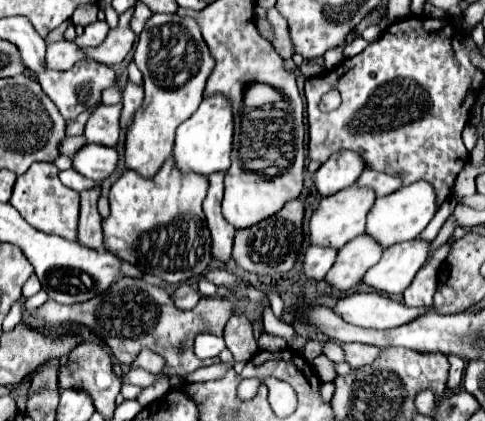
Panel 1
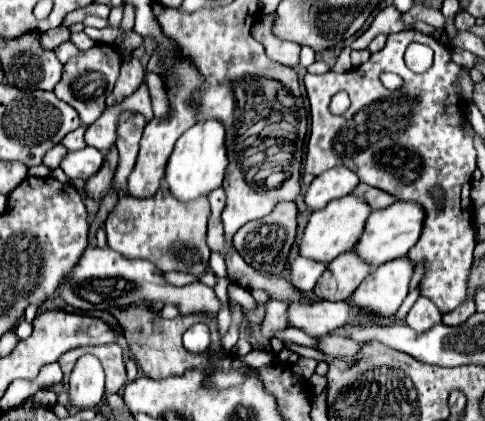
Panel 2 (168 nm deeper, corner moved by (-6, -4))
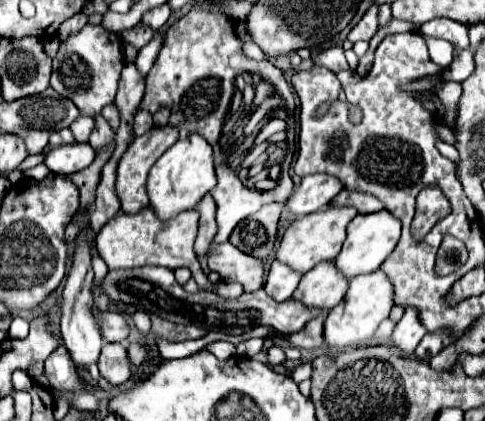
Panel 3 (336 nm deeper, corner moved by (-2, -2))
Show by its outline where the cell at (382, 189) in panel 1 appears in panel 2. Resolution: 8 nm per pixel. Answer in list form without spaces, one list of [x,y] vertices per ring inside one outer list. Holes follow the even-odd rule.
[[[367,184],[355,186],[351,194],[365,200],[371,206],[371,210],[381,210],[381,208],[387,208],[395,202],[395,198],[387,196],[387,192],[379,192],[379,188],[369,188]]]

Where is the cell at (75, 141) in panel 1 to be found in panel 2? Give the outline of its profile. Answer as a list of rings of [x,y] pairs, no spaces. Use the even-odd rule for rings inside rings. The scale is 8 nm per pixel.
[[[57,144],[53,150],[49,150],[47,154],[45,154],[45,158],[43,158],[43,164],[47,166],[47,168],[57,168],[59,164],[61,164],[61,160],[63,160],[63,156],[67,154],[67,150],[61,146],[61,144]]]

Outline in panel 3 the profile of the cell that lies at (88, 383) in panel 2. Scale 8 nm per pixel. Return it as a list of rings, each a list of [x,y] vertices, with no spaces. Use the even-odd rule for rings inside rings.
[[[85,242],[79,244],[75,250],[73,266],[67,274],[67,284],[63,290],[63,304],[61,304],[61,338],[65,348],[69,350],[71,360],[75,362],[77,370],[87,370],[89,364],[99,360],[99,352],[103,346],[103,338],[99,332],[99,326],[95,326],[95,306],[93,306],[93,268],[91,268],[91,250]]]

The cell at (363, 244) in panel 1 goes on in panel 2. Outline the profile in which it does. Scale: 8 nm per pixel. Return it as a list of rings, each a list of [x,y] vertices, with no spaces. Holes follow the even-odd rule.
[[[345,252],[343,256],[335,258],[331,264],[327,264],[327,270],[317,280],[313,294],[321,300],[349,300],[349,296],[357,290],[357,286],[365,280],[365,276],[371,272],[367,264],[363,264],[355,252]]]

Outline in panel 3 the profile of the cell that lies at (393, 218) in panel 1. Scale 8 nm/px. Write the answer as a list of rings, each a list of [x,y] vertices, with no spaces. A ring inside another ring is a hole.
[[[379,210],[373,214],[357,214],[351,220],[351,224],[347,226],[347,240],[335,260],[337,268],[343,274],[347,274],[347,278],[375,272],[397,246],[399,234],[401,234],[401,222],[399,222],[399,218],[393,218],[393,214],[389,214],[389,210]]]

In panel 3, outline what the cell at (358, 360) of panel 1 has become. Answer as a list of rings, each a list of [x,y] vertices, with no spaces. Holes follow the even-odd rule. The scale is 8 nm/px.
[[[325,318],[311,320],[301,332],[291,334],[291,344],[295,348],[305,348],[305,350],[321,348],[325,344],[325,338],[323,338],[323,322],[325,322]]]

